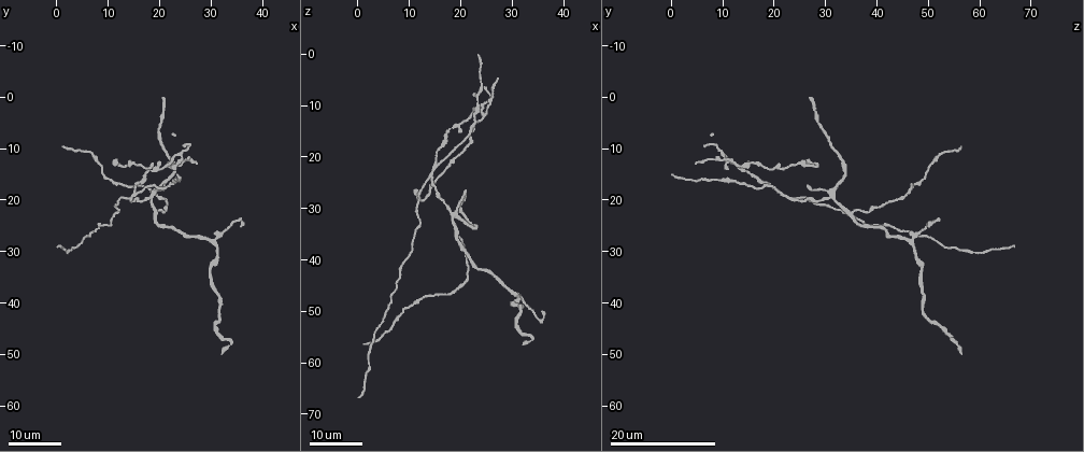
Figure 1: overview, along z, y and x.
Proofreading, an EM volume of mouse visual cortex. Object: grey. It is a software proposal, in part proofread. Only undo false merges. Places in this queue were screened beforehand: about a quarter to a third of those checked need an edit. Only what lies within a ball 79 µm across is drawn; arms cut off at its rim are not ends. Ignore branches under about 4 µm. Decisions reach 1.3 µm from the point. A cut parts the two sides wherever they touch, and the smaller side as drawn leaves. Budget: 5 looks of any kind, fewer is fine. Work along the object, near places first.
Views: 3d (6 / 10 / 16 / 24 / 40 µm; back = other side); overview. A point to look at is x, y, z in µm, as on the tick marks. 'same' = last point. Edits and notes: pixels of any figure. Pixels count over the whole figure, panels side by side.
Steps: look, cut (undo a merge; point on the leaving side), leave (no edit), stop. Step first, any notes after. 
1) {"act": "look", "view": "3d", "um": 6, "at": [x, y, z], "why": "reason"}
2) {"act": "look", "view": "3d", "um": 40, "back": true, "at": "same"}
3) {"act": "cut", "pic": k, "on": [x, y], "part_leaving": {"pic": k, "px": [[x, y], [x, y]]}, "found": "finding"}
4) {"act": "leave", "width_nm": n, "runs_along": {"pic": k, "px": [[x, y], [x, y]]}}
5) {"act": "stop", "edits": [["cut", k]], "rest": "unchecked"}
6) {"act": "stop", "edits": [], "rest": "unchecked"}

{"act": "look", "view": "3d", "um": 16, "at": [18.5, 20.0, 31.5]}

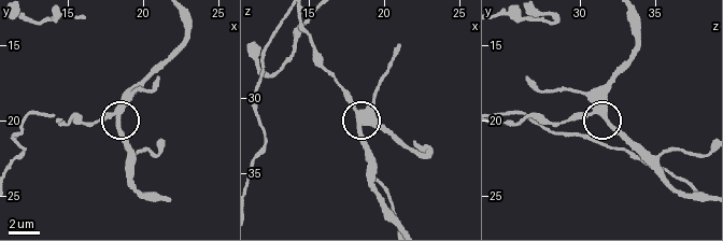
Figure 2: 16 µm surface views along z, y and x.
{"act": "look", "view": "3d", "um": 6, "at": [18.4, 19.8, 31.8]}

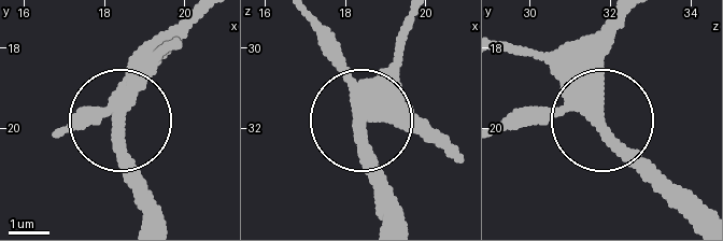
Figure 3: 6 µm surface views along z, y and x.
{"act": "leave", "width_nm": 410, "found": "all the same neuron"}

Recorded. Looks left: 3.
{"act": "look", "view": "3d", "um": 24, "at": [31.0, 27.5, 46.5]}

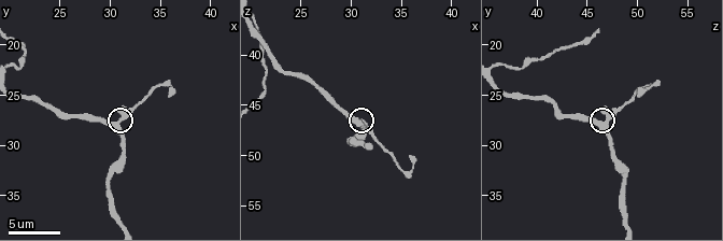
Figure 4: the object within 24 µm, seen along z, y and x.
{"act": "look", "view": "3d", "um": 10, "at": [31.0, 27.8, 47.0]}

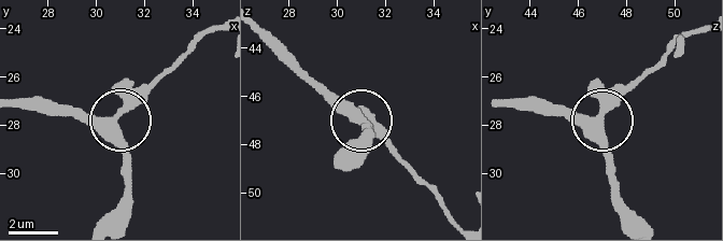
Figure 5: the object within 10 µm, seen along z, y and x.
{"act": "look", "view": "3d", "um": 6, "at": [30.8, 27.6, 46.9]}

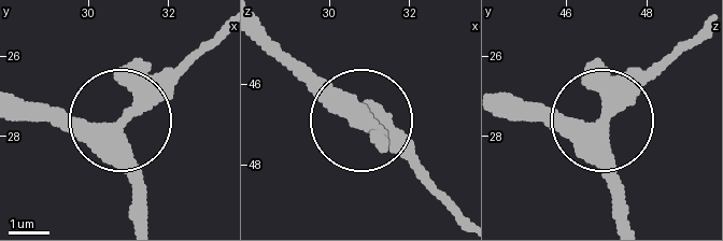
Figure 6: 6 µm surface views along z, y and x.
{"act": "leave", "width_nm": 440, "runs_along": {"pic": 6, "px": [[502, 98], [595, 122], [653, 64]]}, "found": "continuous, no second neuron"}

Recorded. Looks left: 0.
{"act": "stop", "edits": [], "rest": "unchecked"}

